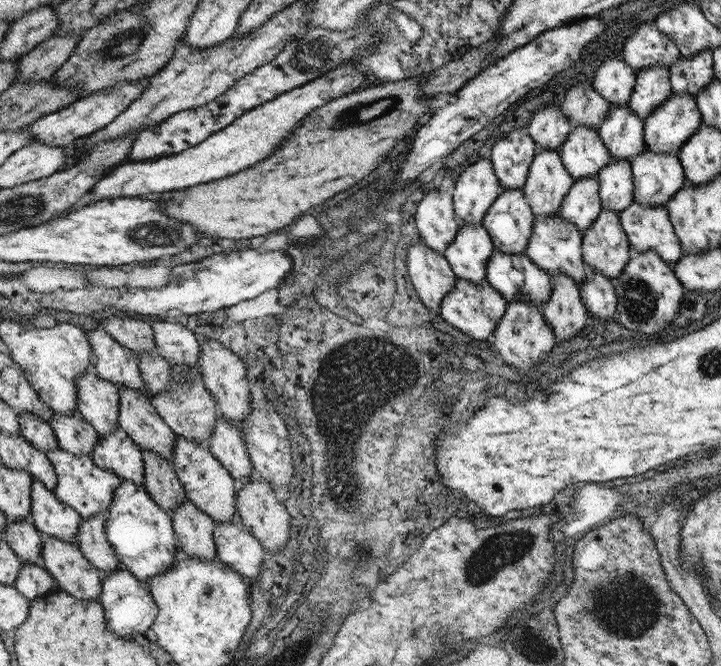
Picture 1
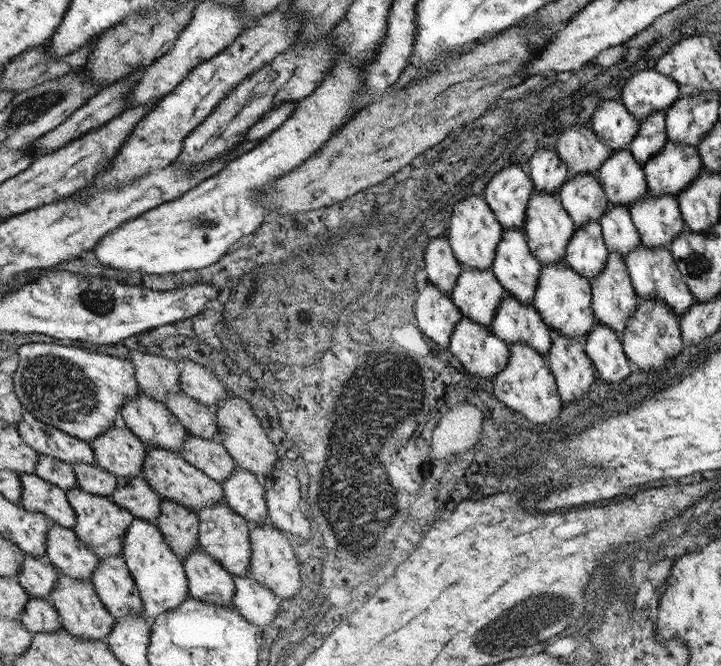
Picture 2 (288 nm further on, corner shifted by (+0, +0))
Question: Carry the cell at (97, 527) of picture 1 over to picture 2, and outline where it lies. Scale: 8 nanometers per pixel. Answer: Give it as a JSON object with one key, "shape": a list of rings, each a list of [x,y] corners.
{"shape":[[[121,556],[101,558],[91,584],[115,620],[145,612],[139,588]]]}

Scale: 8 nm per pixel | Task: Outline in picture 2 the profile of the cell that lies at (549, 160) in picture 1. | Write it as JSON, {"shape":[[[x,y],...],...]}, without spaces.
{"shape":[[[535,192],[529,200],[525,226],[521,230],[527,232],[527,244],[531,244],[531,252],[535,252],[535,260],[539,260],[543,266],[543,264],[557,264],[565,260],[567,242],[575,234],[575,224],[569,218],[569,214],[563,210],[561,202],[557,200],[557,194]]]}

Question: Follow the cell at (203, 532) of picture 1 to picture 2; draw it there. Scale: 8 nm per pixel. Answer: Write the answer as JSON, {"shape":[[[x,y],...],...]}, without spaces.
{"shape":[[[197,546],[183,562],[187,570],[187,580],[191,586],[191,598],[203,602],[215,602],[223,606],[231,606],[235,598],[235,582],[221,564],[205,554],[201,546]]]}

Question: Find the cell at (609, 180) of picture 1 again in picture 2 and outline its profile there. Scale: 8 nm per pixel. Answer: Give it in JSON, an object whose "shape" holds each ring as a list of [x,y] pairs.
{"shape":[[[609,206],[599,224],[607,252],[617,252],[621,260],[641,246],[641,236],[631,220],[631,212],[625,206]]]}

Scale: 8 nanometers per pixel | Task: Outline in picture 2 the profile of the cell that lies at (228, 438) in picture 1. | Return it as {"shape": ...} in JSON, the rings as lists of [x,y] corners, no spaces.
{"shape":[[[239,468],[221,482],[227,506],[247,520],[249,526],[261,524],[265,520],[265,500],[263,488],[257,484],[257,478],[249,474],[249,470]]]}

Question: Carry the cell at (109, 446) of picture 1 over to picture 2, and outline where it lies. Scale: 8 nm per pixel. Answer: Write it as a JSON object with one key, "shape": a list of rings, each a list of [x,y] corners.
{"shape":[[[133,478],[131,482],[119,484],[119,488],[111,494],[111,500],[125,508],[135,518],[143,518],[147,522],[155,522],[161,512],[161,498],[143,478]]]}

